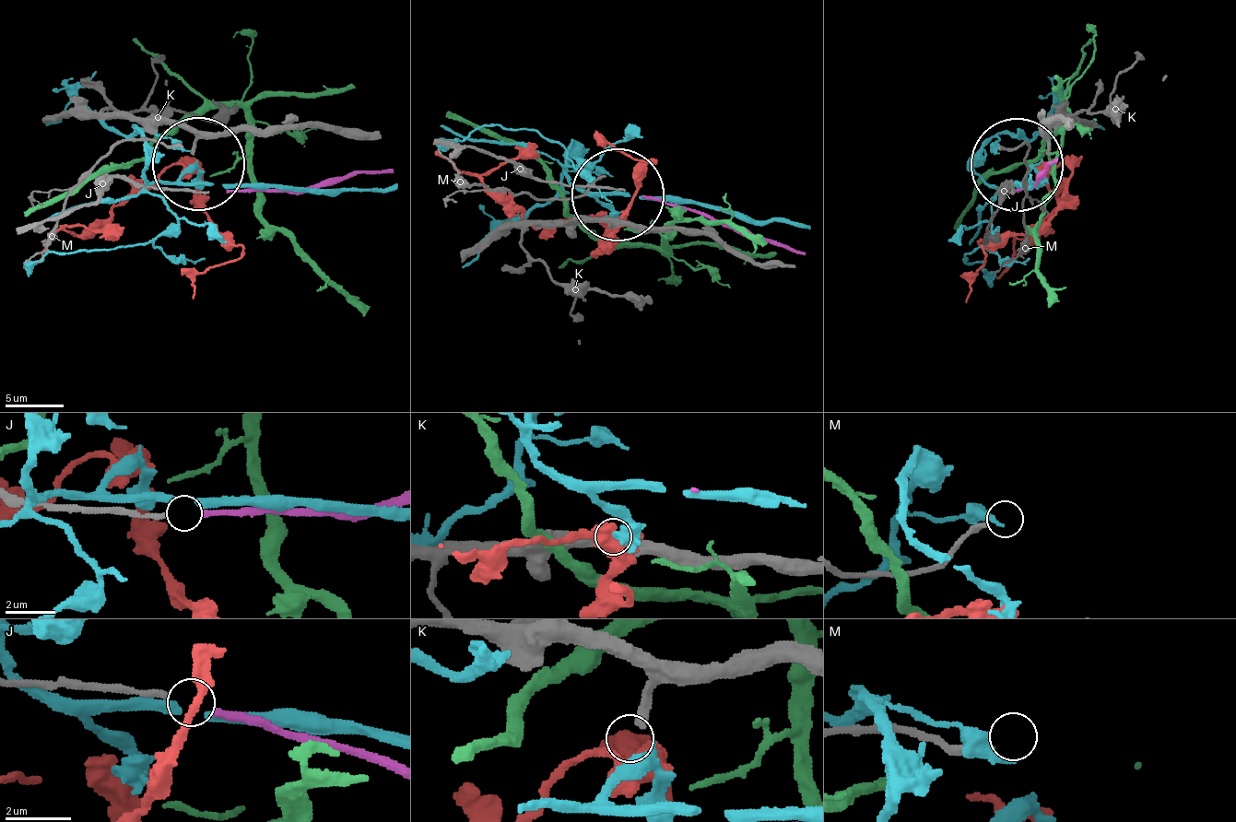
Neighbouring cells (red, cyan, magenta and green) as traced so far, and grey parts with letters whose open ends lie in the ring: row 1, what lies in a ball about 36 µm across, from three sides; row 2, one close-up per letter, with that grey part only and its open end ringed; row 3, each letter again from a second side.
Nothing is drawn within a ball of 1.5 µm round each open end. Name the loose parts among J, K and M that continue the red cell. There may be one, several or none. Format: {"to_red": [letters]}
{"to_red": ["K"]}

